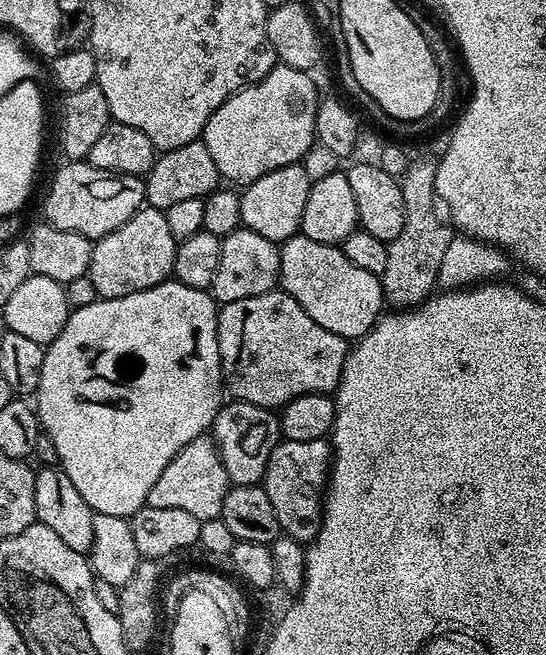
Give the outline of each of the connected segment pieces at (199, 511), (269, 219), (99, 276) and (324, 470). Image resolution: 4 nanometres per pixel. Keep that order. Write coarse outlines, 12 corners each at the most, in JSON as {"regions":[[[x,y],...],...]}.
{"regions":[[[194,438],[162,470],[147,505],[220,515],[230,489],[217,441]],[[303,163],[240,192],[241,225],[281,242],[300,232],[312,182]],[[145,206],[93,243],[87,283],[106,300],[173,275],[177,243]],[[281,439],[262,487],[280,531],[311,542],[332,467],[327,439]]]}

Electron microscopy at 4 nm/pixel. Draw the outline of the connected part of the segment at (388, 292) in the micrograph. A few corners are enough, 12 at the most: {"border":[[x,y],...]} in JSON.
{"border":[[436,166],[400,180],[406,222],[388,241],[384,299],[411,310],[437,291],[454,237]]}

